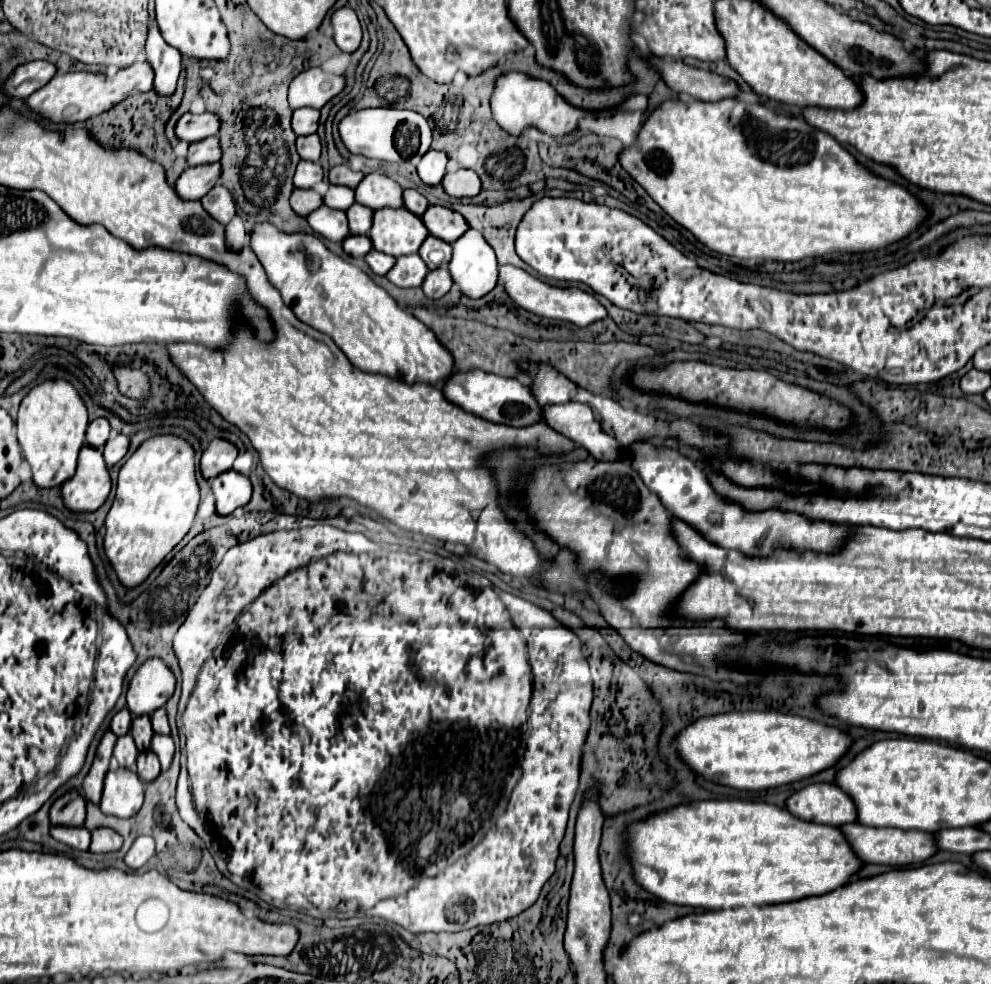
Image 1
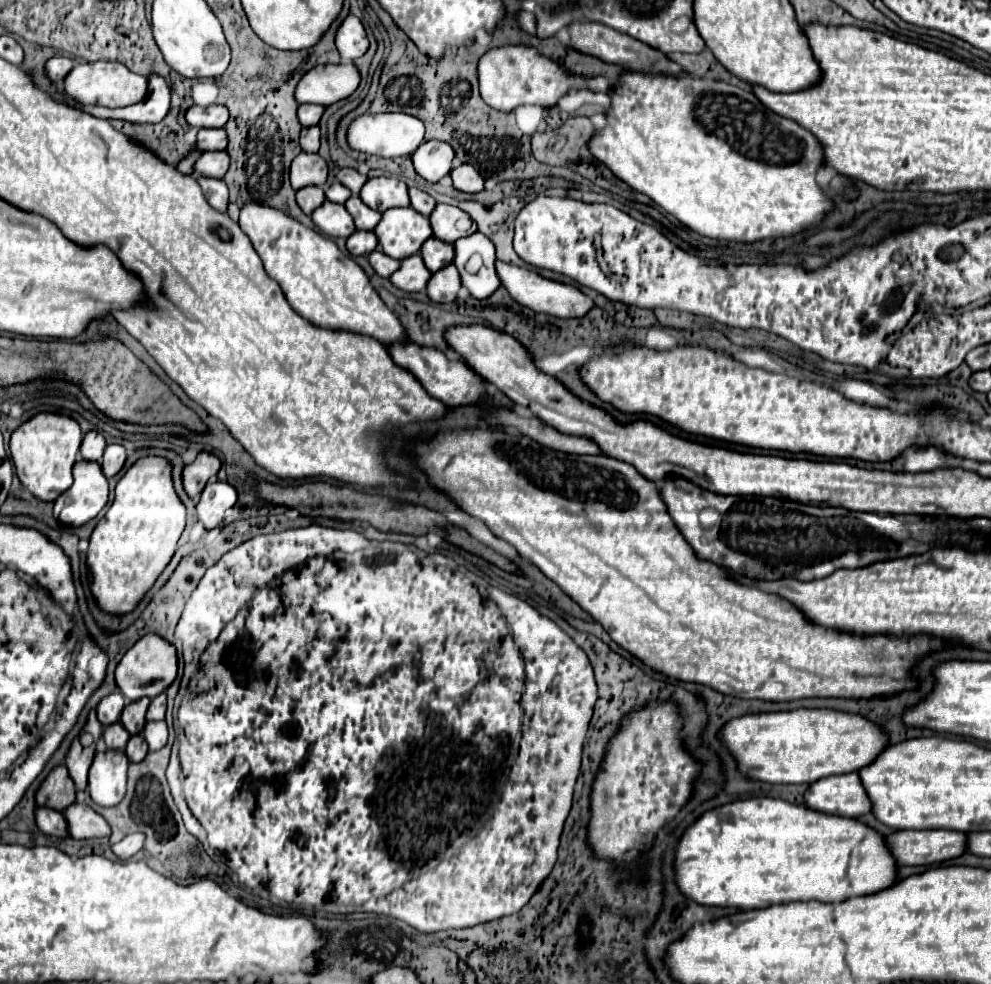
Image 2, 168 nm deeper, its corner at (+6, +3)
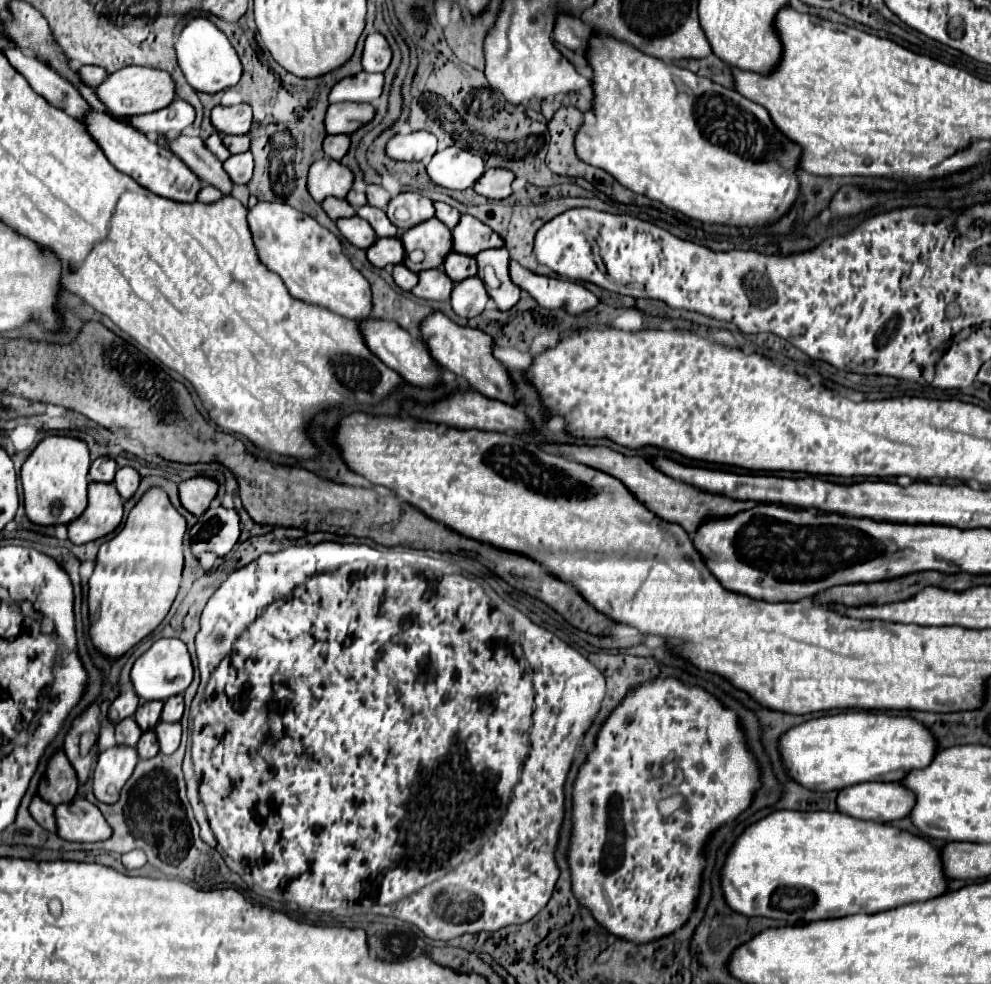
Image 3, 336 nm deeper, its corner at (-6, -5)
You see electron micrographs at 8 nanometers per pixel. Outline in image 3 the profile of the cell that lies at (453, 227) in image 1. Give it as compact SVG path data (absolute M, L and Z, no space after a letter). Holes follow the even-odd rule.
M462 215L452 235L454 235L454 251L464 255L478 255L484 249L504 247L504 239L472 215Z

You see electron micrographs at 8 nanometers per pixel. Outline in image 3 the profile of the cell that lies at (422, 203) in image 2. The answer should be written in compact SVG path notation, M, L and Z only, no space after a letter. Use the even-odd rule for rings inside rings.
M434 203L434 207L436 207L436 217L438 217L448 229L454 229L454 227L458 225L460 215L462 215L458 209L454 209L454 207L446 205L446 203Z

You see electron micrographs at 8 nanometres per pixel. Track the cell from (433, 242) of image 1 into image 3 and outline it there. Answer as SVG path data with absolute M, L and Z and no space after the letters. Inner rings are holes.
M452 251L444 261L444 271L448 273L448 277L452 277L452 281L462 281L474 277L478 273L478 265L474 257Z

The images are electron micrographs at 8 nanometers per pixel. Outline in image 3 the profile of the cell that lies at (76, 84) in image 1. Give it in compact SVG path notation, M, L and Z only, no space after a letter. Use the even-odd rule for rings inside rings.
M124 67L116 73L110 73L108 81L96 87L96 93L104 101L104 105L108 105L112 115L128 115L128 117L160 111L176 99L172 75L168 75L162 69L152 69L152 67Z

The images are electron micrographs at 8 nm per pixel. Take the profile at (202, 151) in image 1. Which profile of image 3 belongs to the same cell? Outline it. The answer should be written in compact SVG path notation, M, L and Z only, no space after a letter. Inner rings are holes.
M228 135L224 145L230 149L230 153L244 153L250 149L250 139L246 135Z

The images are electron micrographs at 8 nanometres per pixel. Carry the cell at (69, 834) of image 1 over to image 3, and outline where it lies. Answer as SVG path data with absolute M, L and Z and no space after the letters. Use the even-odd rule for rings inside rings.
M38 795L32 799L32 803L30 803L30 815L34 817L34 821L40 825L40 827L44 827L46 831L52 831L52 833L56 833L56 829L54 829L54 807L50 805L50 803L46 803L46 801L42 801Z

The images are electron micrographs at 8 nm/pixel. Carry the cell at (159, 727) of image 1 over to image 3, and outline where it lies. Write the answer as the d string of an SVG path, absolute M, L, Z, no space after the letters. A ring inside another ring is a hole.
M182 695L170 697L162 709L162 721L180 721L182 713L184 713L184 697Z

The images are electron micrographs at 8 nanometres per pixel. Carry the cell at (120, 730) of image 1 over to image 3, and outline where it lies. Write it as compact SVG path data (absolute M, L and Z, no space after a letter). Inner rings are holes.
M132 689L122 691L122 693L114 699L114 703L110 705L108 719L110 719L112 723L118 723L120 719L134 715L136 709L138 709L138 703L140 703L140 701L138 701L138 695L136 695Z

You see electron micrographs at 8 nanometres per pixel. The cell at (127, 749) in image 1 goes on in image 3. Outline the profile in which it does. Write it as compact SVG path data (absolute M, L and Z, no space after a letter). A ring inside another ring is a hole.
M126 717L116 725L116 743L134 747L142 735L142 729L136 725L134 717Z

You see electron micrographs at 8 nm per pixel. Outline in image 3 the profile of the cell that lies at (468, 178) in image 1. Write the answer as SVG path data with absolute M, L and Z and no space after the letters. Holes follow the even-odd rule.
M488 169L480 181L476 181L476 193L488 199L506 199L512 195L512 181L514 173L508 169Z

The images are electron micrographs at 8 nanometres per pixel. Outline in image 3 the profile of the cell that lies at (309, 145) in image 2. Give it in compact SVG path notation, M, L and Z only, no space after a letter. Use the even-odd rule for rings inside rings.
M328 135L324 139L324 153L336 161L340 161L348 149L350 149L350 137L348 135Z

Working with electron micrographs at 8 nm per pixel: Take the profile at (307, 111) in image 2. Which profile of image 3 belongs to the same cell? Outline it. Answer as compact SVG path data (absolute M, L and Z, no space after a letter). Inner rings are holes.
M350 101L332 103L326 113L326 131L332 135L336 133L352 135L362 127L362 123L374 119L374 115L376 109L370 103L350 103Z

